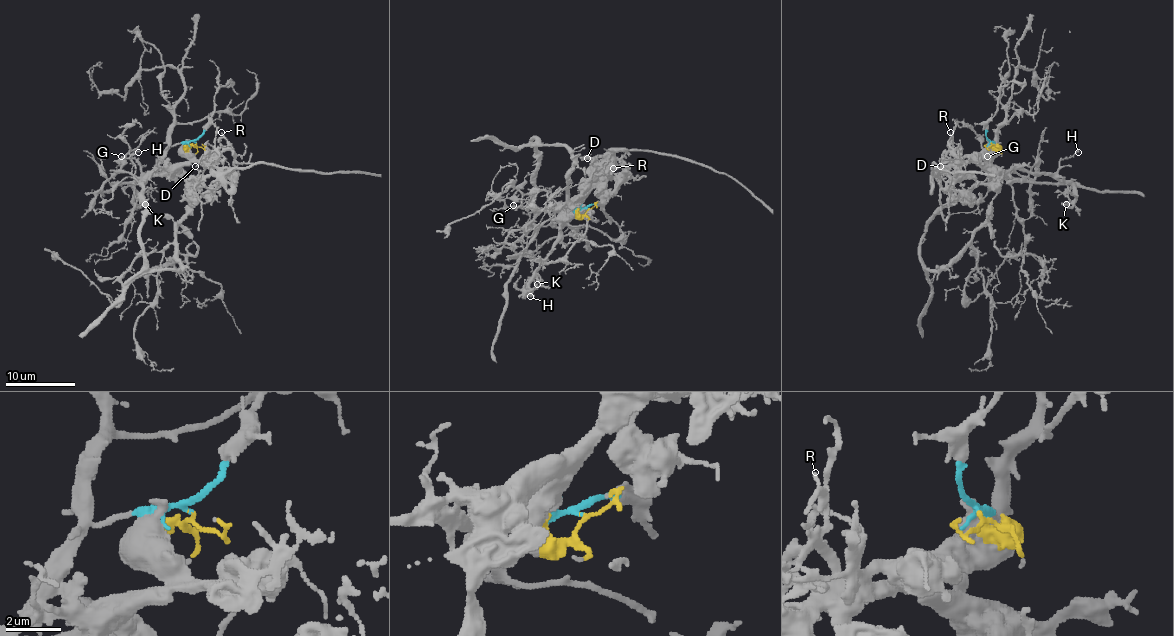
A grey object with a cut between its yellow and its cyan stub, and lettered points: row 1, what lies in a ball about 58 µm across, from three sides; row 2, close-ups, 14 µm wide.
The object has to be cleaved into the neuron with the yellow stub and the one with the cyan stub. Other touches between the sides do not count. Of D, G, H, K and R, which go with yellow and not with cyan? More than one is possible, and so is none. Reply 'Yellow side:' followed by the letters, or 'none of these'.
Yellow side: D, H, K, R

